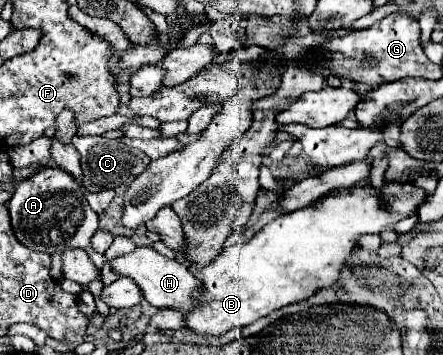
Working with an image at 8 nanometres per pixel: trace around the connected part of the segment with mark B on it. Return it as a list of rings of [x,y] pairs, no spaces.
[[[387,183],[383,197],[385,207],[371,187],[337,191],[317,203],[277,217],[251,241],[225,247],[207,267],[195,271],[201,285],[193,295],[195,307],[185,313],[185,327],[197,335],[223,335],[335,283],[359,235],[381,233],[387,225],[393,227],[427,199],[411,183]]]

